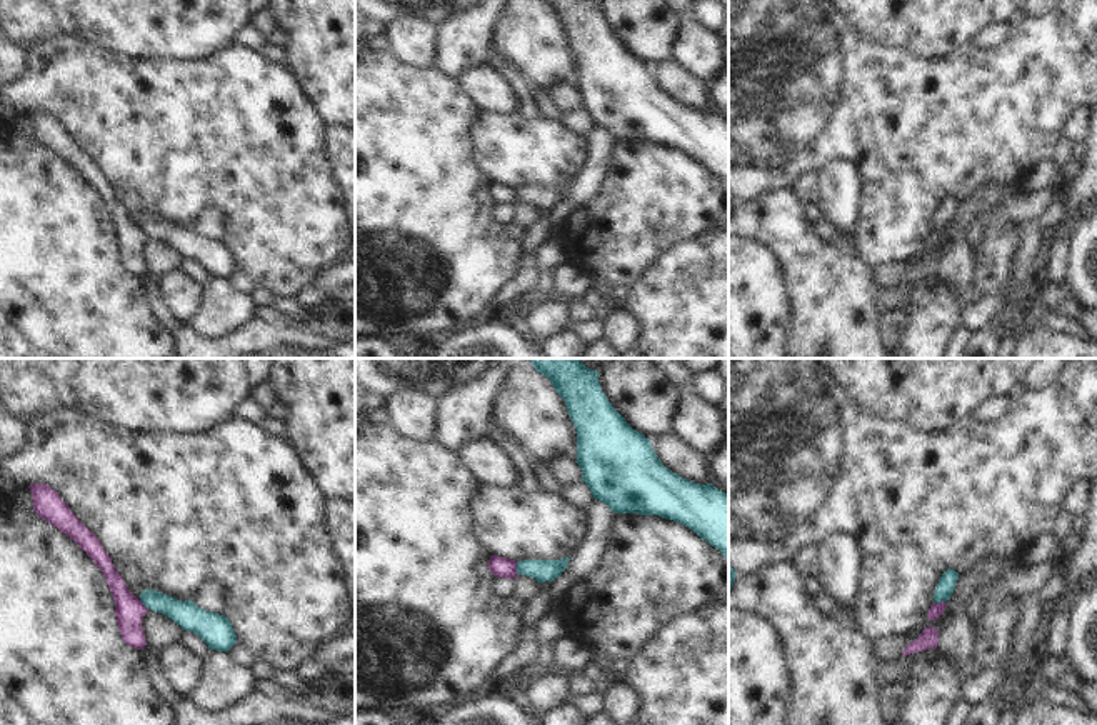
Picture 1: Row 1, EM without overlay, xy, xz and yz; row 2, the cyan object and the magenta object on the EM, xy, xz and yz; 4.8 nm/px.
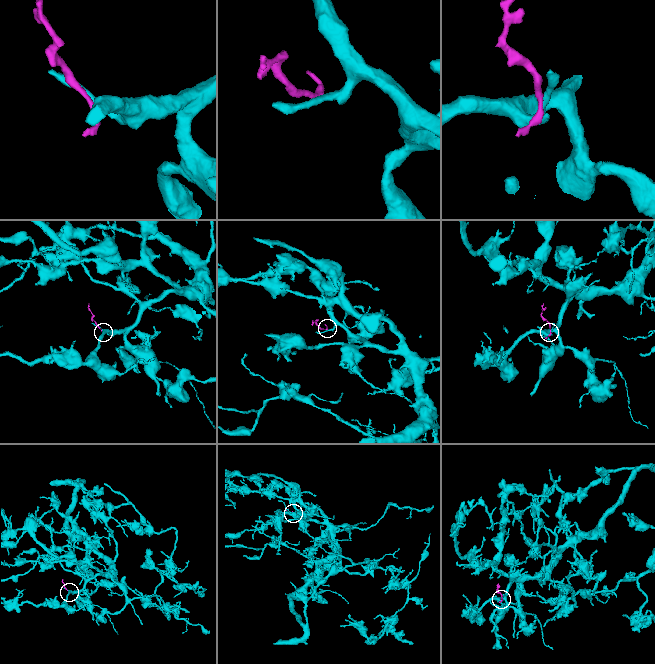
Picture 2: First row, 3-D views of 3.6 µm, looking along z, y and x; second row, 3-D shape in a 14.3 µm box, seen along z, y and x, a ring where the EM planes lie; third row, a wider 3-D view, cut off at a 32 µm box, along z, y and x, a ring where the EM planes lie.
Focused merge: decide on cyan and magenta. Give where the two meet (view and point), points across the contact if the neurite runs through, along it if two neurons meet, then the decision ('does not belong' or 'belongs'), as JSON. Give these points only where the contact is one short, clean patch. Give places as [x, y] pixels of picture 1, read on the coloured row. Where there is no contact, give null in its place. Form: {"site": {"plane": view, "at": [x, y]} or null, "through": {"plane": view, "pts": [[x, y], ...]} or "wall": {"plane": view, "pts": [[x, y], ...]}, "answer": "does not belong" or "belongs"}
{"site": {"plane": "xz", "at": [517, 569]}, "wall": {"plane": "xz", "pts": [[515, 562], [519, 574]]}, "answer": "does not belong"}

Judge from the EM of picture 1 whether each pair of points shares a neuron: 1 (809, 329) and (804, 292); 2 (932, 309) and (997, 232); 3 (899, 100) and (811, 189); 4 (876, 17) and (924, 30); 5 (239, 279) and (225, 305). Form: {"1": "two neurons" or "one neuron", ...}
{"1": "one neuron", "2": "one neuron", "3": "two neurons", "4": "one neuron", "5": "two neurons"}

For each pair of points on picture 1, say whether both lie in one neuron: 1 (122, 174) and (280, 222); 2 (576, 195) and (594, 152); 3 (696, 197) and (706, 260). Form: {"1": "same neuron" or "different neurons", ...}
{"1": "same neuron", "2": "same neuron", "3": "different neurons"}

